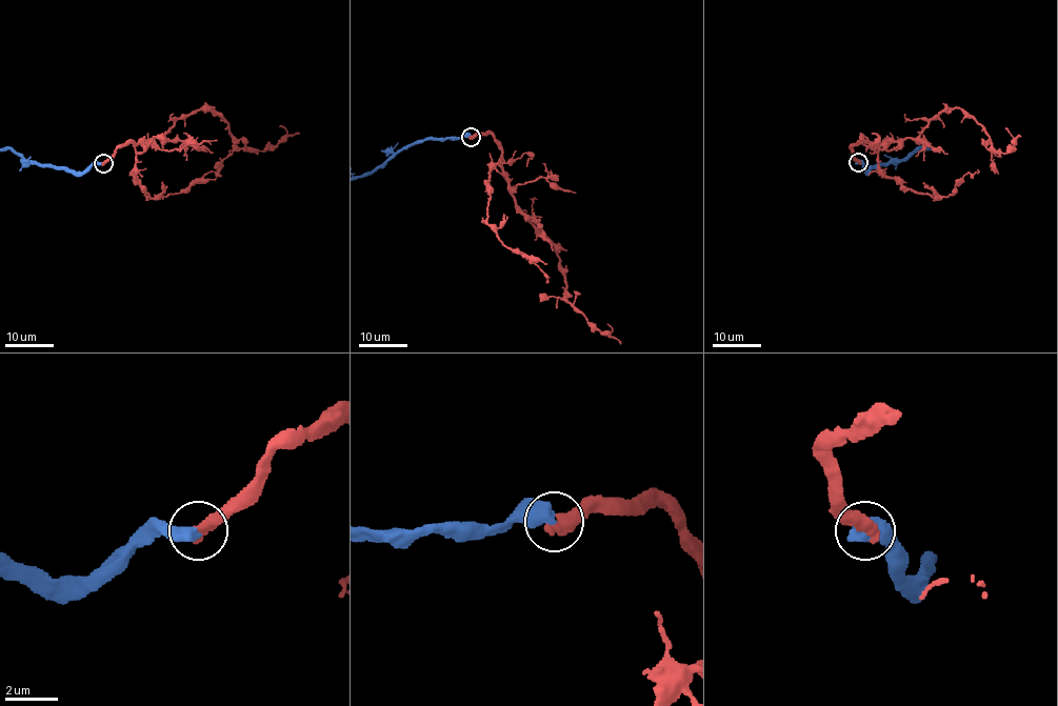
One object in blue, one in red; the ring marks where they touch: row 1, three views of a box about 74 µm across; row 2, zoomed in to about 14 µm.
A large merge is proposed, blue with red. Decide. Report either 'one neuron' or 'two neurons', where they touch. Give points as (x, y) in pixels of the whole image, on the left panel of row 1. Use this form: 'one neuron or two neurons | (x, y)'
two neurons | (103, 163)

